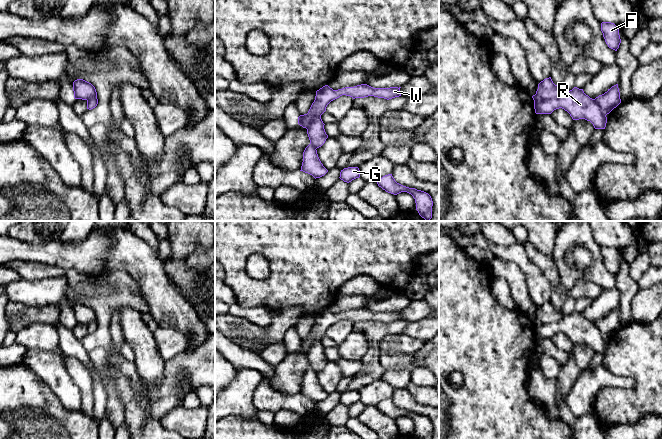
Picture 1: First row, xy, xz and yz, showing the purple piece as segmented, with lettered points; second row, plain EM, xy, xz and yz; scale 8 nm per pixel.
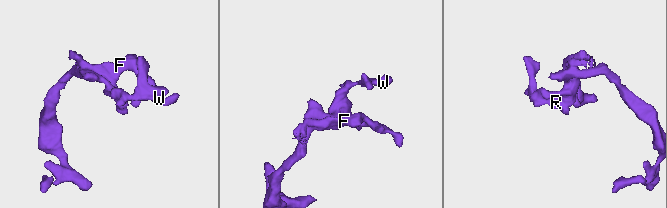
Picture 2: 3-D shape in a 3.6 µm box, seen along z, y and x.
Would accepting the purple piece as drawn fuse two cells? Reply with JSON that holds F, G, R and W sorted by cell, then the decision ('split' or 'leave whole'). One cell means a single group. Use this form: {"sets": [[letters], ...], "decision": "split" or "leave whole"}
{"sets": [["F", "G", "W"], ["R"]], "decision": "split"}

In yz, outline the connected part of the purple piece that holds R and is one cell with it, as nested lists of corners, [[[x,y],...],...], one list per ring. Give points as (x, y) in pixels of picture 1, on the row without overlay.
[[[574,311],[557,323],[534,325],[536,338],[551,338],[559,332],[567,335],[573,344],[585,343],[590,345],[595,353],[605,353],[606,351],[606,339],[595,324],[584,317],[583,313]]]

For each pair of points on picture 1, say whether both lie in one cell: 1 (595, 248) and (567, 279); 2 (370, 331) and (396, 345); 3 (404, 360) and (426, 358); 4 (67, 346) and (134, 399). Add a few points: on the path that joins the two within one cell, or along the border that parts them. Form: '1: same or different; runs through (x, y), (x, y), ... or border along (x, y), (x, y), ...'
1: same; runs through (580, 240), (575, 240), (568, 247), (568, 264)
2: different; border along (400, 333), (386, 336), (379, 343), (378, 348)
3: same; runs through (409, 360), (421, 359)
4: same; runs through (84, 359), (98, 372), (111, 373), (120, 382)

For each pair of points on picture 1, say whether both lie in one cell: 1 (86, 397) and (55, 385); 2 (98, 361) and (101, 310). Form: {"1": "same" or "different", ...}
{"1": "different", "2": "different"}

